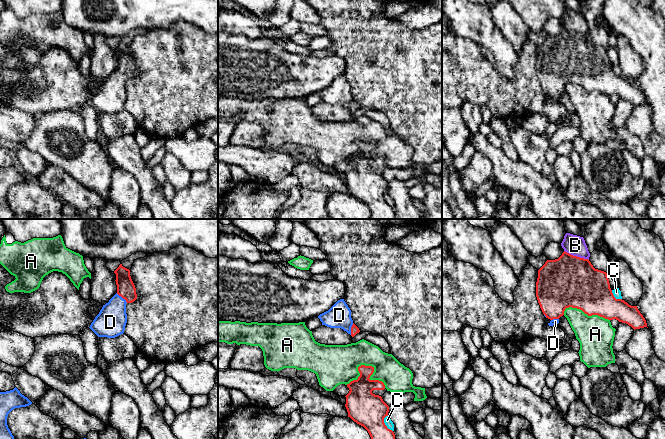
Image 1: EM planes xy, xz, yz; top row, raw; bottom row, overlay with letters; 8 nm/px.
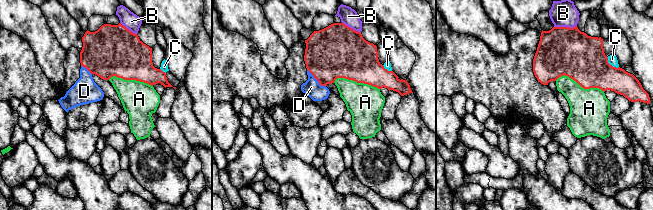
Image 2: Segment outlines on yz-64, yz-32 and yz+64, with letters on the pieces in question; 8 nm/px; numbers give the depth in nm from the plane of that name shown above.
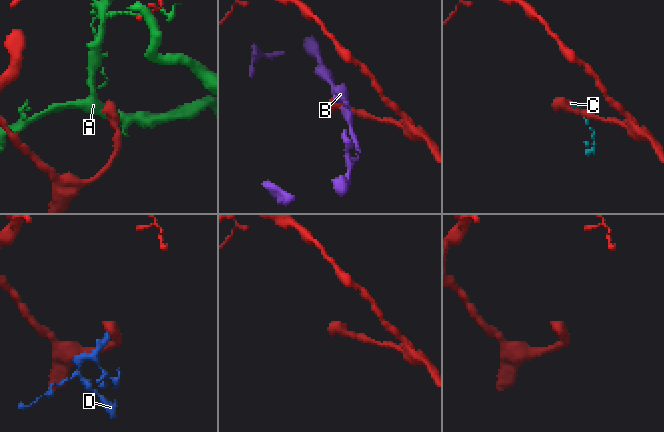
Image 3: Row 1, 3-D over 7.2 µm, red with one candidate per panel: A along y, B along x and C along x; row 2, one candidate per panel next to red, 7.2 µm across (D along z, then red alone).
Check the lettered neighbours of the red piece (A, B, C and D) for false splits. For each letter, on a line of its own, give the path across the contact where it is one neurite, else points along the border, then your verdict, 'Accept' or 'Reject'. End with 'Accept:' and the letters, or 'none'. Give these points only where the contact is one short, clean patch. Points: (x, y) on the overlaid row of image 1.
A: Reject
B: Boundary: yz (564, 250), (588, 260). Reject
C: Reject
D: Path across: xy (126, 289), (126, 293), (122, 297), (117, 303), (110, 322). Accept
Accept: D

